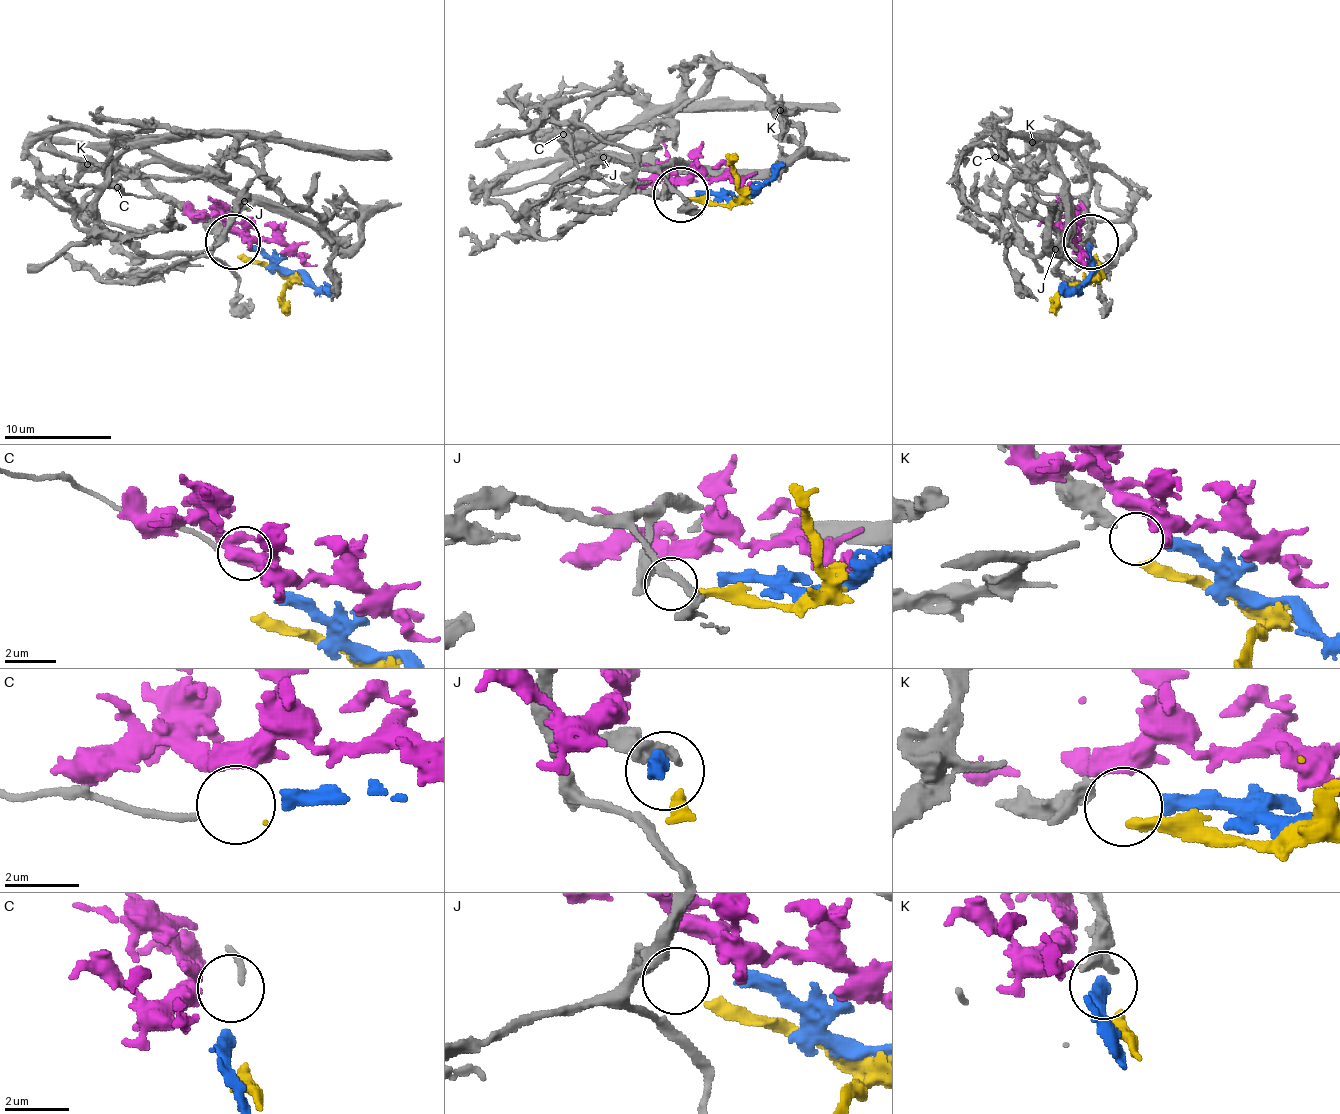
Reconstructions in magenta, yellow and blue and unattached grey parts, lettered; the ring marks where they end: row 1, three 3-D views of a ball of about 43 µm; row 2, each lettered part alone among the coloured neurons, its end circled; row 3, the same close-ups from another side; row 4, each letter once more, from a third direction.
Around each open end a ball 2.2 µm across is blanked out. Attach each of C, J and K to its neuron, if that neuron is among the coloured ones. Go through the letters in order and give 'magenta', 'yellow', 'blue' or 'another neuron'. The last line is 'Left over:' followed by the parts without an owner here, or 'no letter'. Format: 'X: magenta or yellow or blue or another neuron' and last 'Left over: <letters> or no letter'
C: another neuron
J: yellow
K: blue
Left over: C

